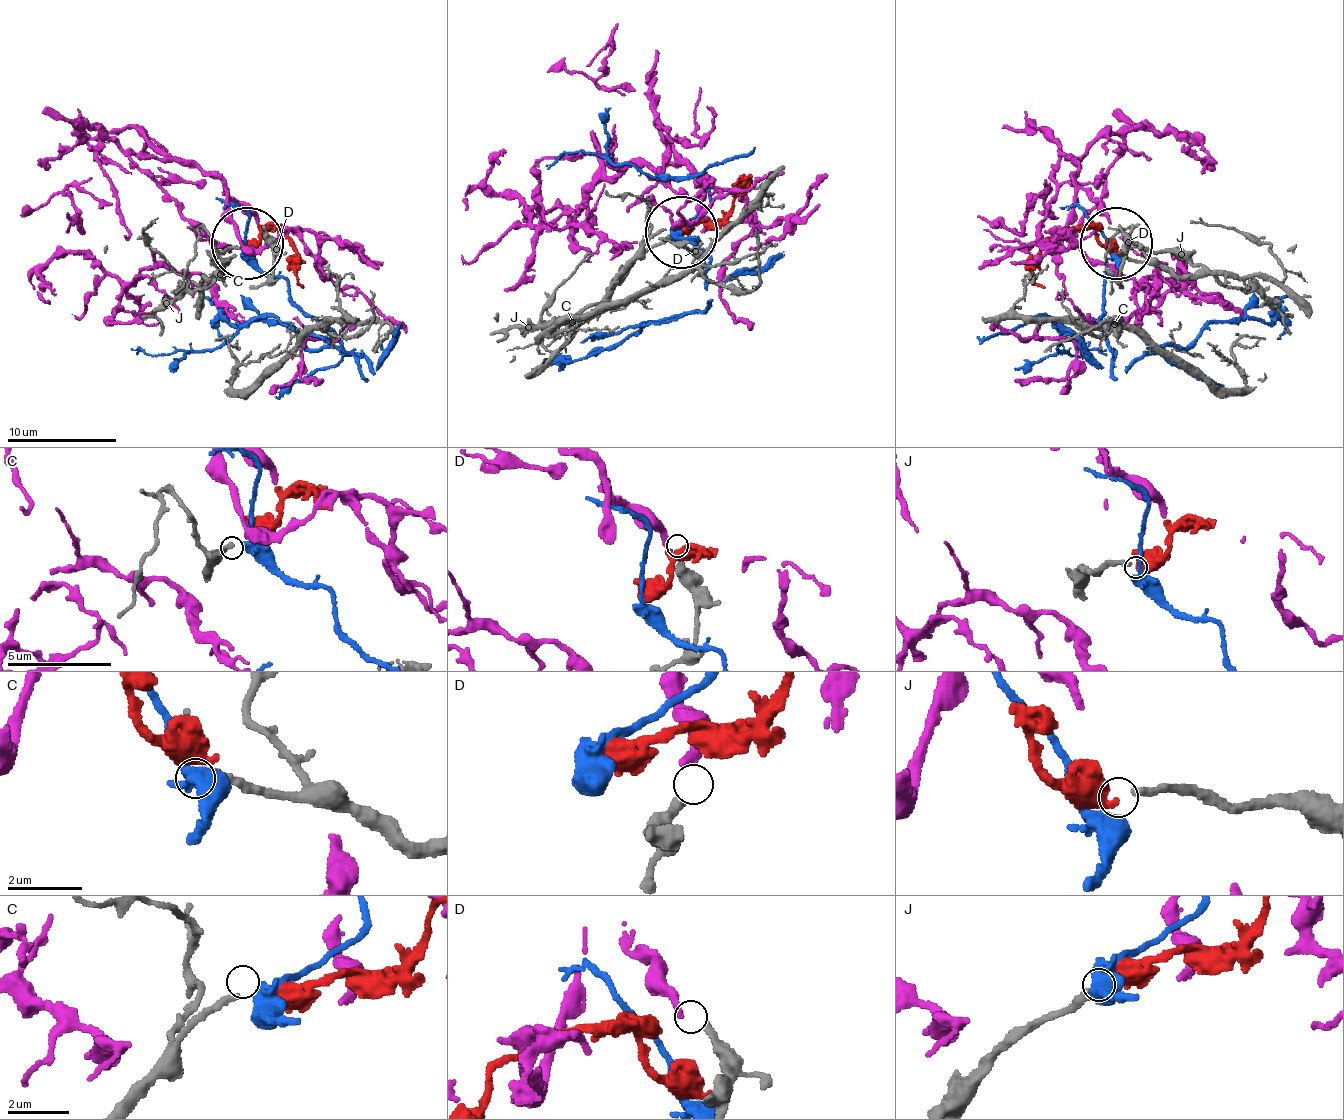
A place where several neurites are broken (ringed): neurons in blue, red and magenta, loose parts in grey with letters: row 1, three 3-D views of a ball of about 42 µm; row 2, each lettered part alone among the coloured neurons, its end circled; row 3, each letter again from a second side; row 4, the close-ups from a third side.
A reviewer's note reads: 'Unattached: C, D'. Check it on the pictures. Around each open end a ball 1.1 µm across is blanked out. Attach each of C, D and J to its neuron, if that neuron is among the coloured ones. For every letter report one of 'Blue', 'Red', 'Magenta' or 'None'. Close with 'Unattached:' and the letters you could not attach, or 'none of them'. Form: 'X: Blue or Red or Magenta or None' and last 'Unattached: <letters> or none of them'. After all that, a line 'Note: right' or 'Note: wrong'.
C: None
D: Magenta
J: Red
Unattached: C
Note: wrong

